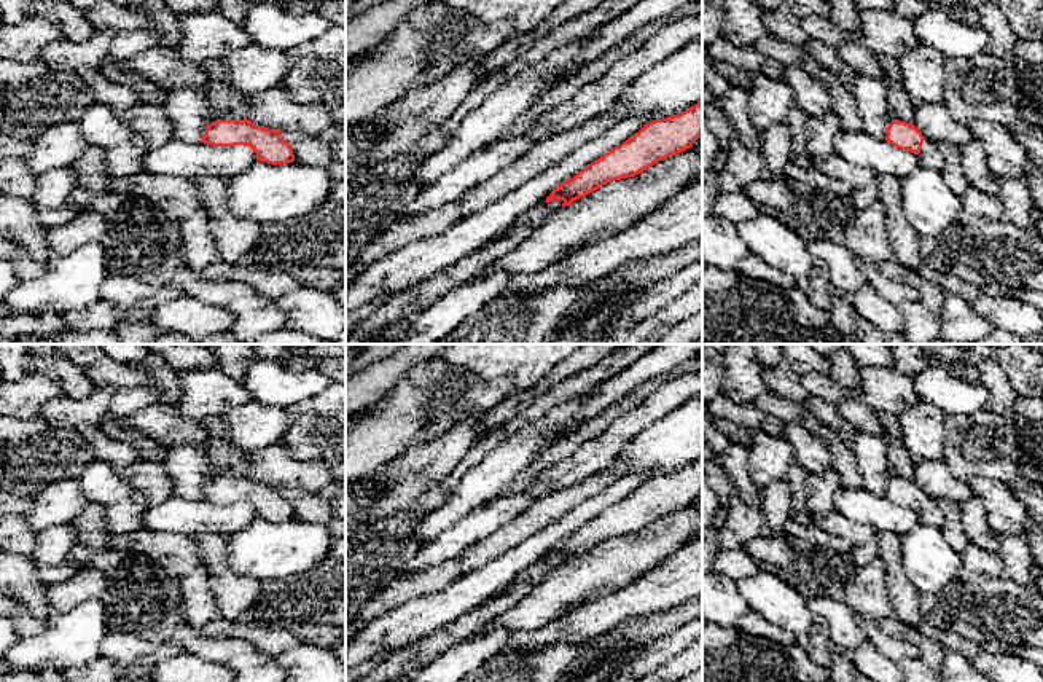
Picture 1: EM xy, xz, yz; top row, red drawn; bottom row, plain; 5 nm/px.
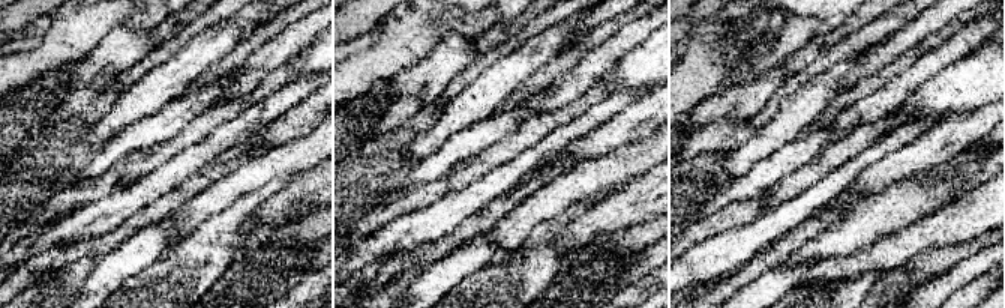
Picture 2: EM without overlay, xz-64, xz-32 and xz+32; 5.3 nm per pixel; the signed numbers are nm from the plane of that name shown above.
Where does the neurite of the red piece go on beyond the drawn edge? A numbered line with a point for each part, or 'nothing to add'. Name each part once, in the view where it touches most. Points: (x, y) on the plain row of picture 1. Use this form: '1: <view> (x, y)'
1: yz (929, 513)

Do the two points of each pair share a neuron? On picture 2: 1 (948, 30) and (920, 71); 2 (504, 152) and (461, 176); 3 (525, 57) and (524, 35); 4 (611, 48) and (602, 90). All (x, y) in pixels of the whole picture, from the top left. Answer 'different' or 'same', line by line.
1: different
2: same
3: different
4: different

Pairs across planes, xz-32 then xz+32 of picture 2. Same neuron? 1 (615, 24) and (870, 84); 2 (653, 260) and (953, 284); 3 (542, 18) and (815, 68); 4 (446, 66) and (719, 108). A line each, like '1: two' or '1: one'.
1: one
2: one
3: one
4: one

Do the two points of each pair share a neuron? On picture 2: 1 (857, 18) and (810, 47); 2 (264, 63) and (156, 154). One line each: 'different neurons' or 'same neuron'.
1: same neuron
2: different neurons

